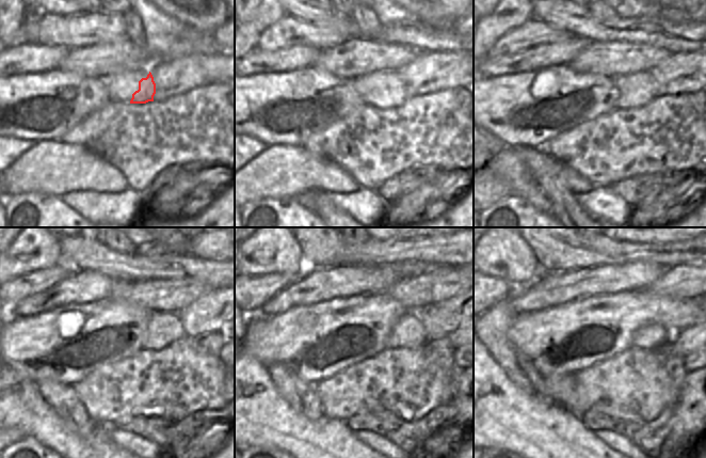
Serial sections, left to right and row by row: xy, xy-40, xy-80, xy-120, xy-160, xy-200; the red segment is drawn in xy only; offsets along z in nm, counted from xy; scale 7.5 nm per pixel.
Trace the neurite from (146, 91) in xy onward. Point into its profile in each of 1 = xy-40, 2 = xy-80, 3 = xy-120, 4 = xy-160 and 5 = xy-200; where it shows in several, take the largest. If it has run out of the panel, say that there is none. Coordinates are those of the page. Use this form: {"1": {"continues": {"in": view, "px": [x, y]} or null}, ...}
{"1": {"continues": {"in": "xy-40", "px": [391, 92]}}, "2": {"continues": {"in": "xy-80", "px": [637, 90]}}, "3": {"continues": {"in": "xy-120", "px": [163, 328]}}, "4": {"continues": {"in": "xy-160", "px": [407, 333]}}, "5": {"continues": {"in": "xy-200", "px": [651, 336]}}}

